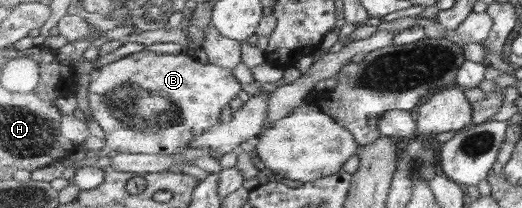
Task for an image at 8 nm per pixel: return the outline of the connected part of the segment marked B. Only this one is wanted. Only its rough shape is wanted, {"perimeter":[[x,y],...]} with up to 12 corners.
{"perimeter":[[183,52],[99,69],[103,153],[180,154],[243,85]]}

